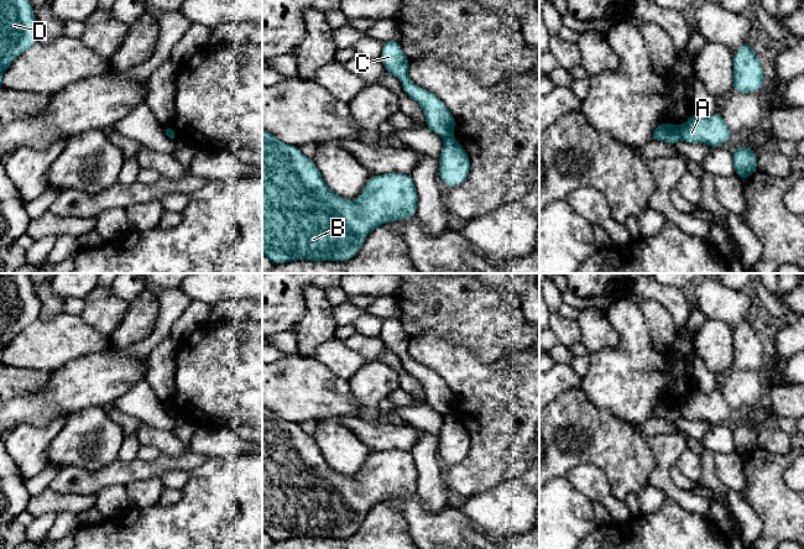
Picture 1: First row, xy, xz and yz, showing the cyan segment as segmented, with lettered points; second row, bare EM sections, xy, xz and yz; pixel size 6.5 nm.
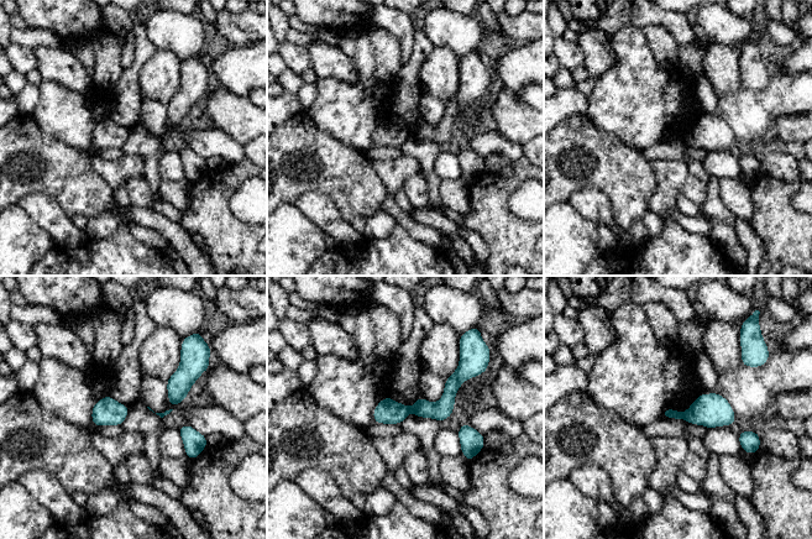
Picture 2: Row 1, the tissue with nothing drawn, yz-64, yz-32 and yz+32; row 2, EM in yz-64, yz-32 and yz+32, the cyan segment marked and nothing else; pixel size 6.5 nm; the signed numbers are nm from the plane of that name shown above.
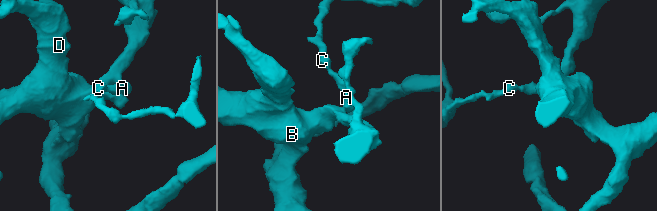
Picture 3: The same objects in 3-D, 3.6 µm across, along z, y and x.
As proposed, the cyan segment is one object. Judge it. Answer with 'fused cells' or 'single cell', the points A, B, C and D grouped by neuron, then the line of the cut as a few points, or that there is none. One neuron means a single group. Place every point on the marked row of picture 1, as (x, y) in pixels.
fused cells; groups A B D / C; cut yz (679, 126), (679, 136), (682, 139)

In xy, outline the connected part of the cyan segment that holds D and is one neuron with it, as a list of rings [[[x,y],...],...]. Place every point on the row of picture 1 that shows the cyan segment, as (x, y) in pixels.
[[[0,0],[0,89],[2,73],[26,52],[41,35],[30,0]]]

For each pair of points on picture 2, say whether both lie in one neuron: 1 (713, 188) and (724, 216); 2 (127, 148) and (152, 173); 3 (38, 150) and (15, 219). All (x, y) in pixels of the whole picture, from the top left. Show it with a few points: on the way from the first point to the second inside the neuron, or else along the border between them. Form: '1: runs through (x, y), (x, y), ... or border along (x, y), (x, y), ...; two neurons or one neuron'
1: runs through (713, 195), (713, 205), (717, 209); one neuron
2: runs through (136, 148), (140, 148), (151, 160), (151, 165); one neuron
3: border along (12, 203), (16, 204); two neurons

